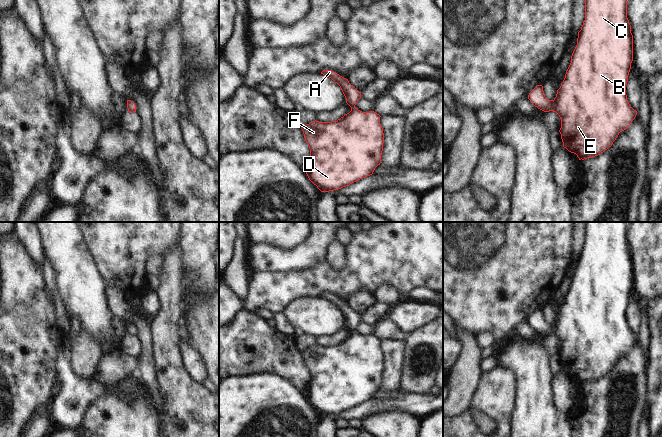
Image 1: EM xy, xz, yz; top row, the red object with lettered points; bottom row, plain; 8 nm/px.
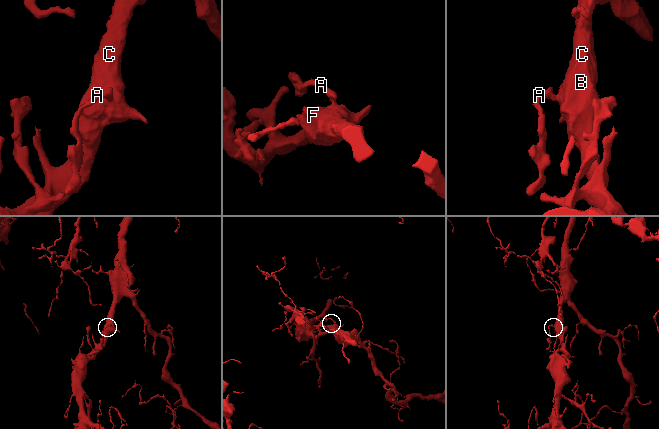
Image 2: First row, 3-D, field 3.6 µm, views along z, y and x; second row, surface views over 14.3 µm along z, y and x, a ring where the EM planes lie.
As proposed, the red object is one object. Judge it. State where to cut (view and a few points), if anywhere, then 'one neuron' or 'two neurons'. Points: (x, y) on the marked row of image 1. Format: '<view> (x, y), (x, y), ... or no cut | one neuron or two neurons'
no cut | one neuron

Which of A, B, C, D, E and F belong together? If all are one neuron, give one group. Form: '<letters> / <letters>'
A B C D E F

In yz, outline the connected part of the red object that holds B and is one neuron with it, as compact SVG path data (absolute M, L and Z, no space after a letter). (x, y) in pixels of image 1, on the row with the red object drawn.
M585 0L585 20L578 32L571 63L556 97L553 100L547 99L542 85L537 85L528 95L530 102L538 109L544 112L554 111L559 115L561 119L559 132L563 147L576 154L579 160L603 153L612 146L619 133L626 130L635 119L637 111L630 106L626 95L632 61L633 35L627 18L627 0Z

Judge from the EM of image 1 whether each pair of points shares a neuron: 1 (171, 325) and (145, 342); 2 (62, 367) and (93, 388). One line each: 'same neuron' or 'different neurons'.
1: different neurons
2: same neuron

